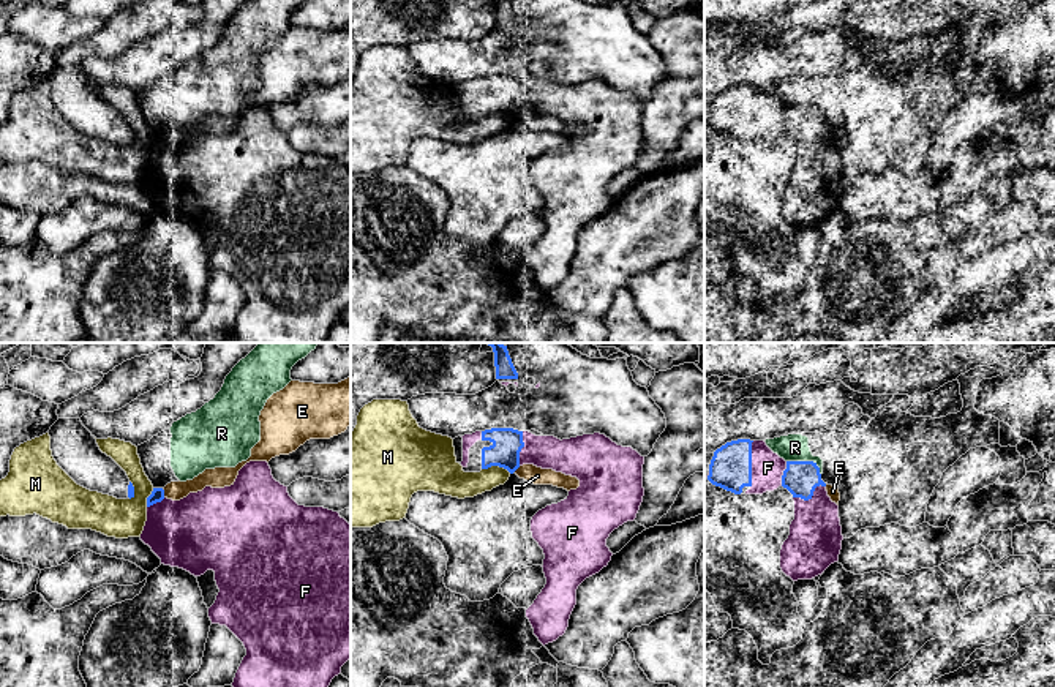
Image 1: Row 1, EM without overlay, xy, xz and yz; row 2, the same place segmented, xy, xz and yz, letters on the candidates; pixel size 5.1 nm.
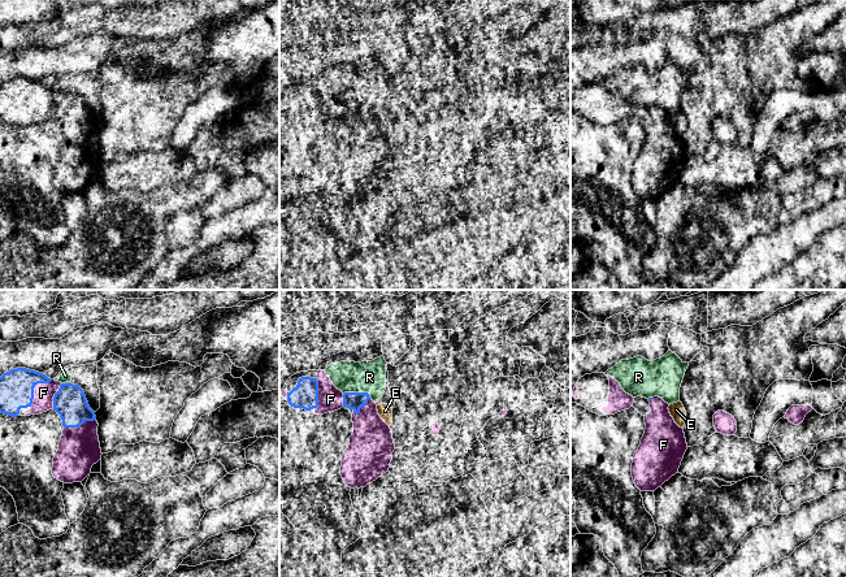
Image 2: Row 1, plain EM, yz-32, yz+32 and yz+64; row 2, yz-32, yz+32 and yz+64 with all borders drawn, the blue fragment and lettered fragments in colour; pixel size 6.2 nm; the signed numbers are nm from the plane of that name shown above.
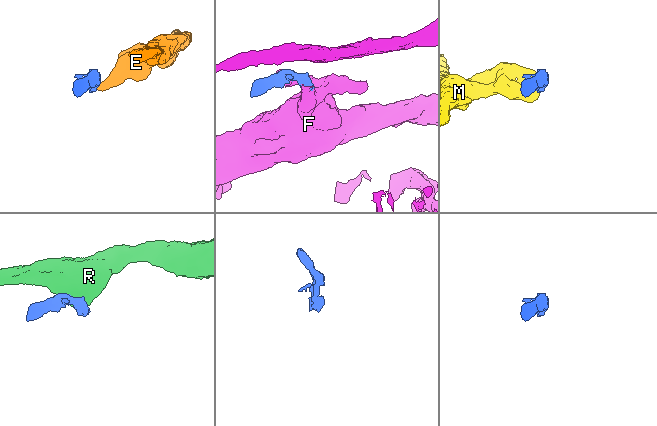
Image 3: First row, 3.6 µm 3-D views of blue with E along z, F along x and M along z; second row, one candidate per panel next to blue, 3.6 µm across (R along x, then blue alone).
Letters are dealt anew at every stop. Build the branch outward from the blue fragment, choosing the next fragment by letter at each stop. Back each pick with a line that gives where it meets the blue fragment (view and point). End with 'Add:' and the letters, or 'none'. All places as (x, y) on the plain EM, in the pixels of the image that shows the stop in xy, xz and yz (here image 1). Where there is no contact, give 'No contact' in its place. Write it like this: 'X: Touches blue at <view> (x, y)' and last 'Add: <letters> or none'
F: Touches blue at yz (750, 111)
Add: F

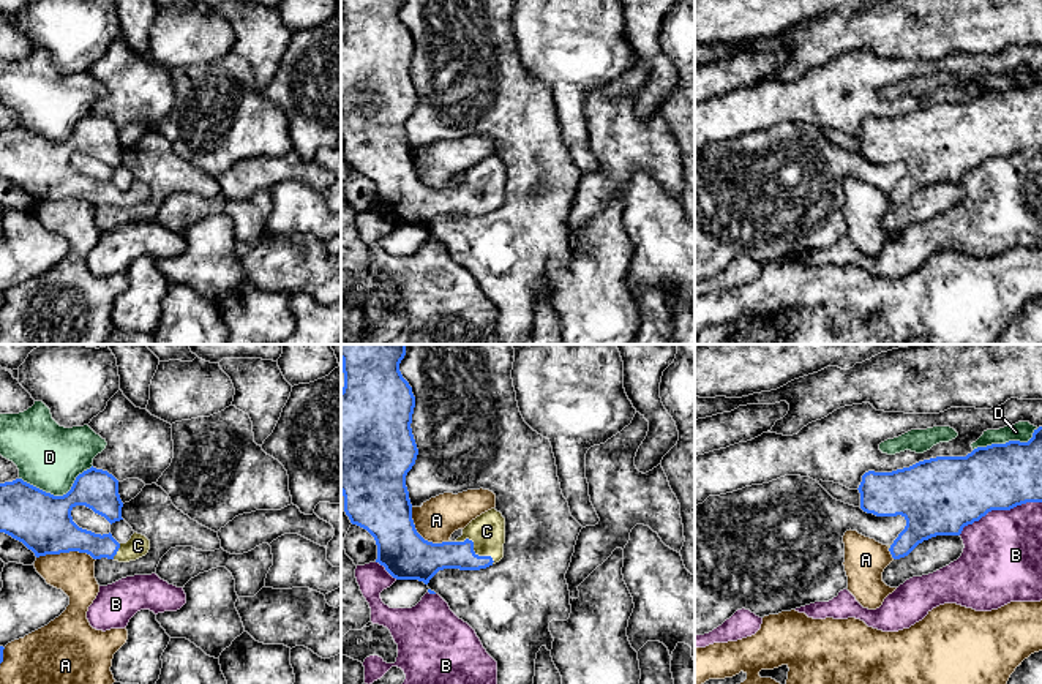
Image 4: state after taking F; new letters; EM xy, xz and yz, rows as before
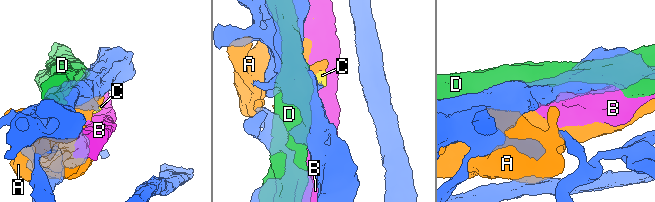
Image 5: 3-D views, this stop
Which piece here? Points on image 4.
C: Touches blue at xz (472, 195)
Add: C

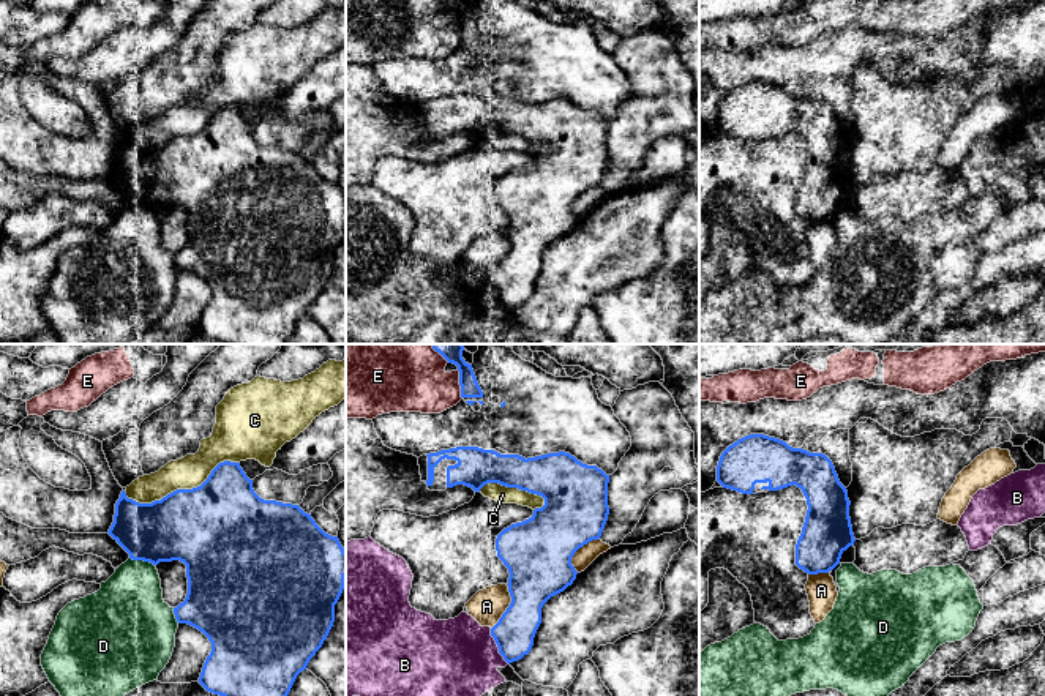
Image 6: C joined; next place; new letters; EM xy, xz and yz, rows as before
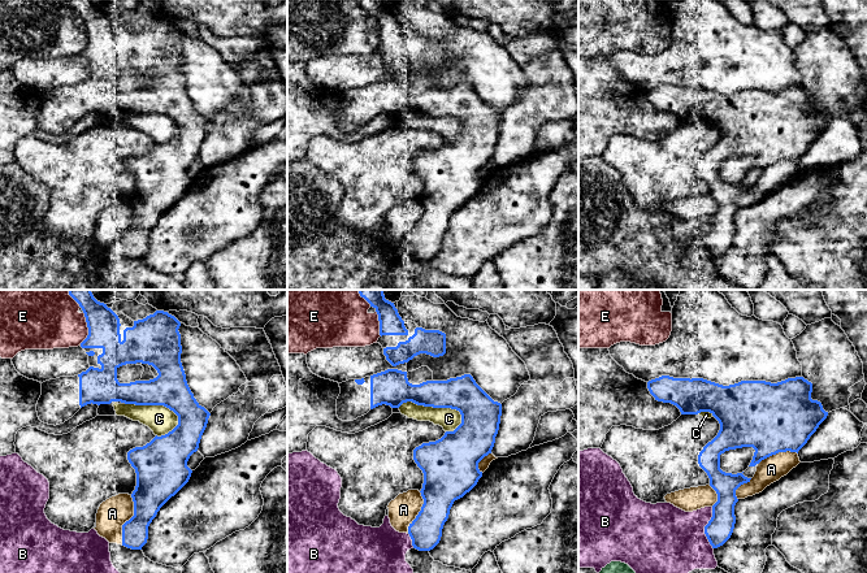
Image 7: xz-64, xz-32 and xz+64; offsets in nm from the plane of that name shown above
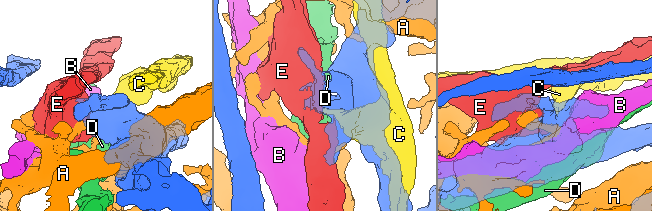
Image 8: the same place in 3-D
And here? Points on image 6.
Add: none

